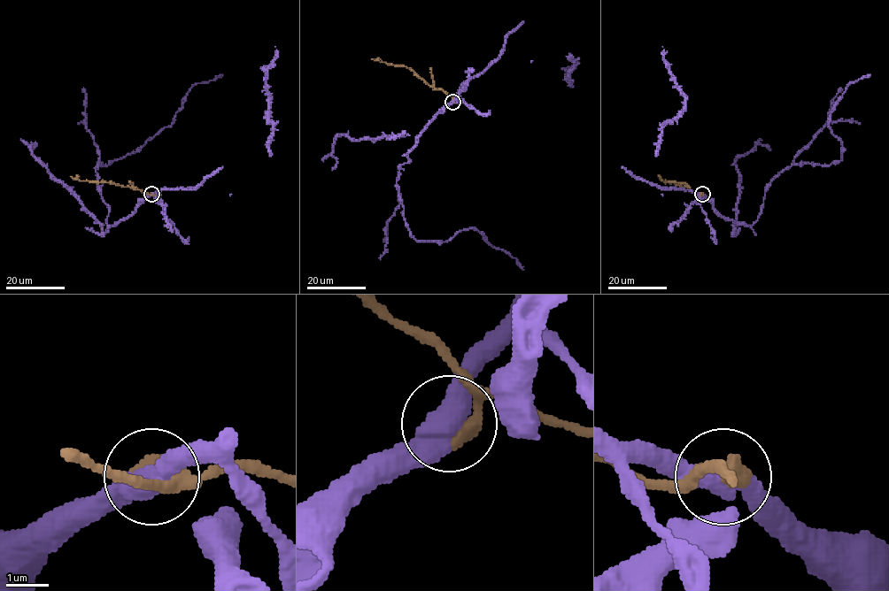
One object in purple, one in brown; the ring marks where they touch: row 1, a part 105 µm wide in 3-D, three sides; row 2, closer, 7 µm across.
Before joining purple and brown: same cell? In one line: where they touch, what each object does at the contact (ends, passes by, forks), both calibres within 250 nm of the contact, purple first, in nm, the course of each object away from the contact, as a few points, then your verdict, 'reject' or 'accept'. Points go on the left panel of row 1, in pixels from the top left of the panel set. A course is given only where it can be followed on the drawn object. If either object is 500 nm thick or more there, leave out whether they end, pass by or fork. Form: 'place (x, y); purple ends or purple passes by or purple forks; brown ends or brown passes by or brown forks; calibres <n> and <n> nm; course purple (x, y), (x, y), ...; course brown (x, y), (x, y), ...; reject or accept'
place (151, 194); calibres 550 and 500 nm; course purple (151, 195), (128, 217), (108, 226), (97, 164), (135, 152), (169, 126), (193, 85), (222, 74); course brown (151, 194), (113, 182), (80, 181), (71, 176); reject

